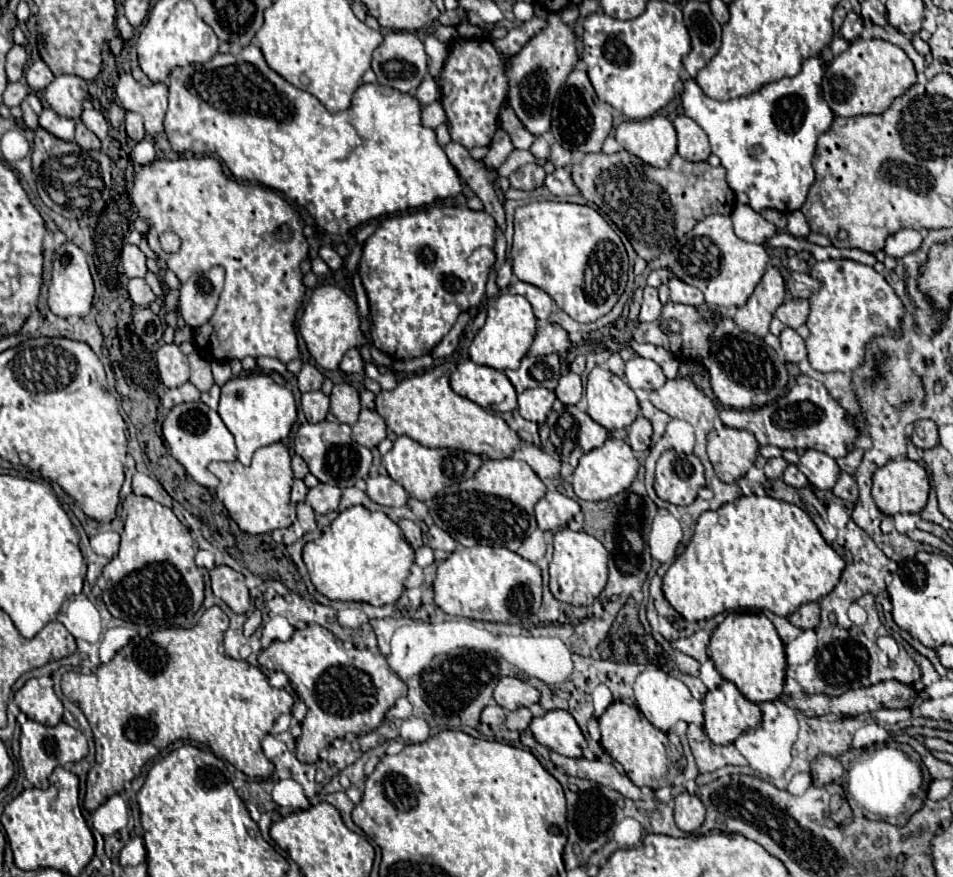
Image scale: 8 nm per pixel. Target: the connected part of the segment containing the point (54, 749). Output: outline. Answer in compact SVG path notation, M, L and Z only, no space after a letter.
M19 720L21 722L21 750L19 750L19 756L21 756L21 764L23 764L23 770L25 770L25 776L27 780L35 786L35 788L45 788L49 782L49 776L52 771L58 766L64 766L68 762L77 762L81 758L85 758L87 754L87 740L83 736L81 730L77 728L71 728L69 724L65 722L59 722L57 726L43 726L35 720Z

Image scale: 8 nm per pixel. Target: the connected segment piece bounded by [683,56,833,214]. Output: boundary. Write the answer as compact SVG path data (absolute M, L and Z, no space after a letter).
M819 56L805 60L801 72L793 78L763 86L751 96L717 102L709 98L693 78L683 80L683 110L709 136L709 144L721 166L727 170L729 186L749 196L755 212L775 208L783 214L803 206L815 180L813 158L821 132L833 122L829 104L821 98L821 80L825 62Z

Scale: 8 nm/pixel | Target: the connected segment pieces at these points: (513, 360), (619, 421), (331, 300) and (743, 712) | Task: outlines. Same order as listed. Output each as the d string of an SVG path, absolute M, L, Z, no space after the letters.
M503 292L497 300L491 302L487 310L487 322L477 332L473 344L469 346L469 356L477 364L485 364L489 368L497 370L513 370L521 362L521 358L527 356L537 332L537 318L533 314L533 308L529 300L523 296L513 296L509 292Z
M593 368L585 390L587 414L609 432L631 426L639 414L635 392L607 368Z
M327 284L317 286L303 310L299 330L303 340L307 342L307 348L315 362L325 370L337 370L345 352L349 348L357 348L367 344L367 338L361 332L361 316L357 310L357 302L339 286Z
M723 680L715 690L703 698L705 734L713 744L731 744L735 738L761 722L761 710L755 702L747 700L741 690Z

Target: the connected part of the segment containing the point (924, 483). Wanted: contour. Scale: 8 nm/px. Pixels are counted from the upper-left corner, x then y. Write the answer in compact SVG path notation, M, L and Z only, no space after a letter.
M909 458L889 460L883 468L879 468L873 474L873 500L883 514L897 514L897 512L915 514L915 512L921 512L927 504L929 488L931 488L929 476L927 476L925 468L919 466L917 462L909 460Z

